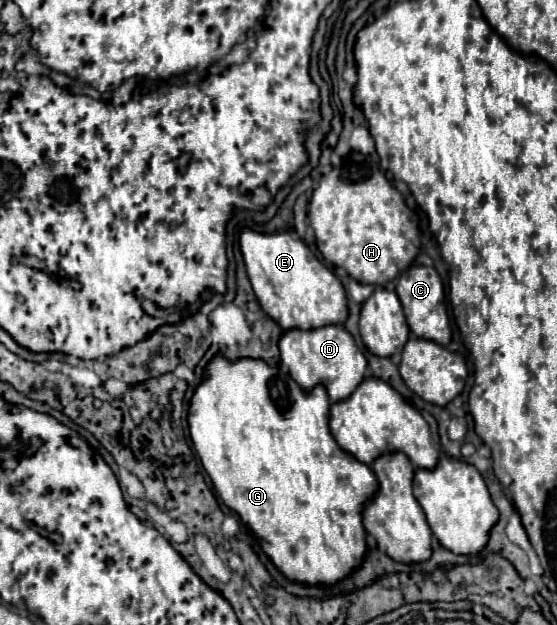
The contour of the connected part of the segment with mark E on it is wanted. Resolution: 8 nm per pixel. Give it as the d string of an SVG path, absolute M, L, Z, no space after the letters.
M244 230L240 248L260 306L282 328L320 328L320 324L346 322L348 300L342 282L292 232L258 234Z

